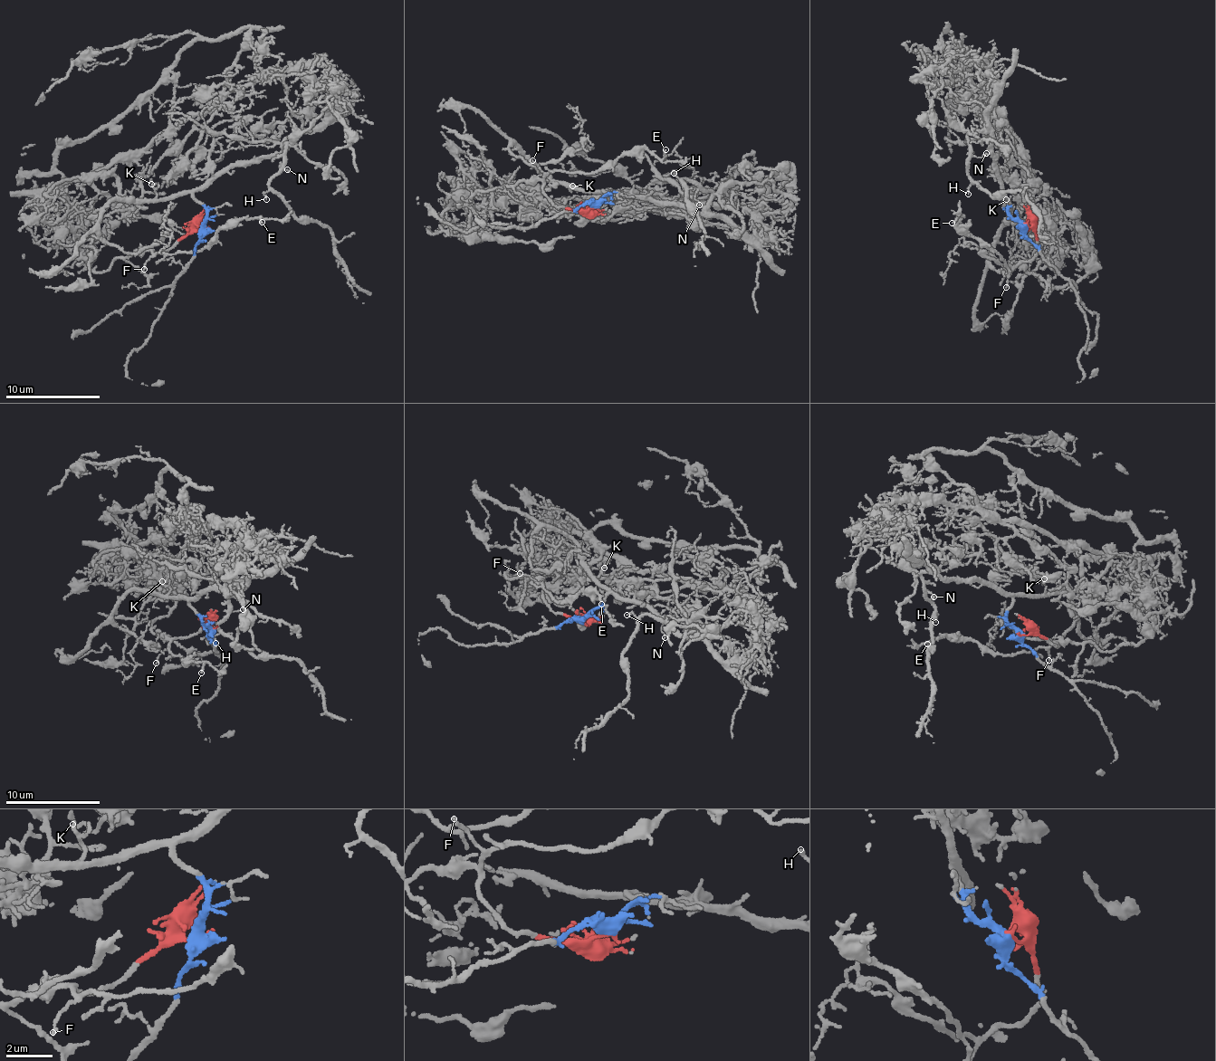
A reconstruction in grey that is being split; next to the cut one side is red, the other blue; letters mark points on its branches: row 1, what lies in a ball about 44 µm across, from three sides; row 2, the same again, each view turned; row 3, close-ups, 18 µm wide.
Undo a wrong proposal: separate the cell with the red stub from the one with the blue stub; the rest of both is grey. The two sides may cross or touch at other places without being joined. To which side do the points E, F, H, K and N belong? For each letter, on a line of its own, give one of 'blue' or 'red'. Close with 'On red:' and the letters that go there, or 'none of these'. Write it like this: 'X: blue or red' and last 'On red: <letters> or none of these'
E: red
F: red
H: blue
K: blue
N: blue
On red: E, F

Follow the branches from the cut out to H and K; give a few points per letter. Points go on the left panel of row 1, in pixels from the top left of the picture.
H: (204, 229), (205, 214), (193, 196), (196, 192), (227, 170), (285, 148), (283, 170), (271, 182), (265, 200)
K: (204, 229), (205, 214), (190, 194), (173, 194), (157, 200), (150, 183)

